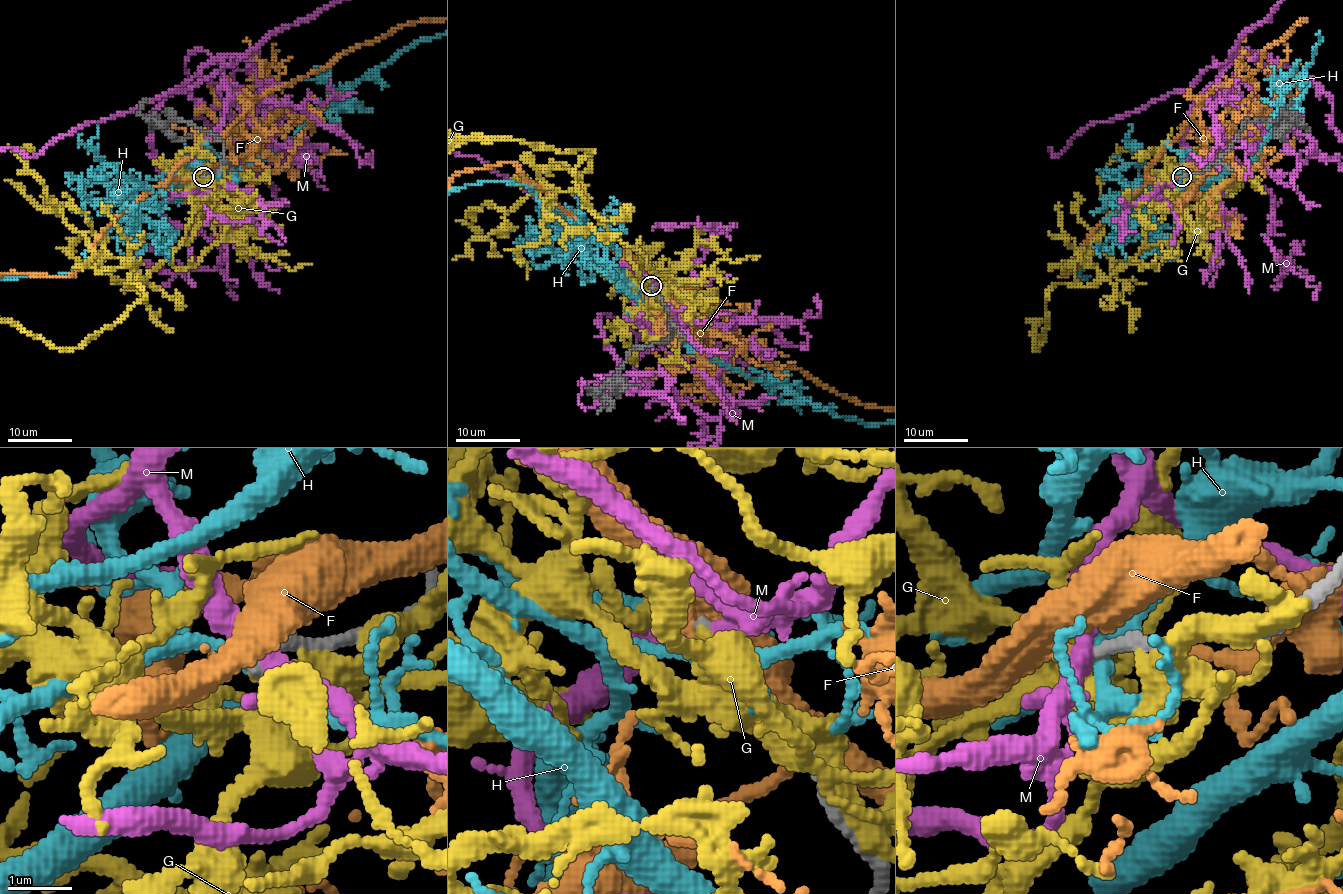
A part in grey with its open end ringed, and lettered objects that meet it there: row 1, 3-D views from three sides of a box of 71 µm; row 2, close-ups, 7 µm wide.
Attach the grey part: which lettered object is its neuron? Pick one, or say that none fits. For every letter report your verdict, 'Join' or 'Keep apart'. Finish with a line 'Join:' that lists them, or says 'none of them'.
F: Keep apart
G: Keep apart
H: Keep apart
M: Keep apart
Join: none of them

